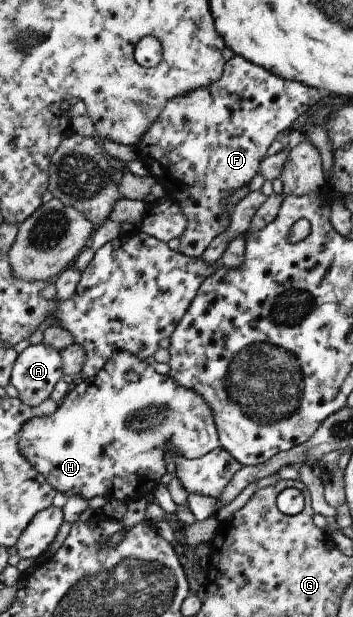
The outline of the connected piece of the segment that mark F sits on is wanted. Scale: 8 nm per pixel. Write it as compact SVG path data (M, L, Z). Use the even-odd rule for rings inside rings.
M234 54L227 60L223 75L211 87L178 95L168 102L163 114L147 130L135 150L148 174L158 183L169 186L169 200L178 203L189 220L186 230L179 236L178 251L187 257L200 259L219 234L228 230L232 216L226 208L226 200L236 190L246 186L259 171L258 164L262 162L262 156L274 136L278 132L284 133L292 120L315 107L318 100L320 92L316 92L314 87L284 80L247 58Z

